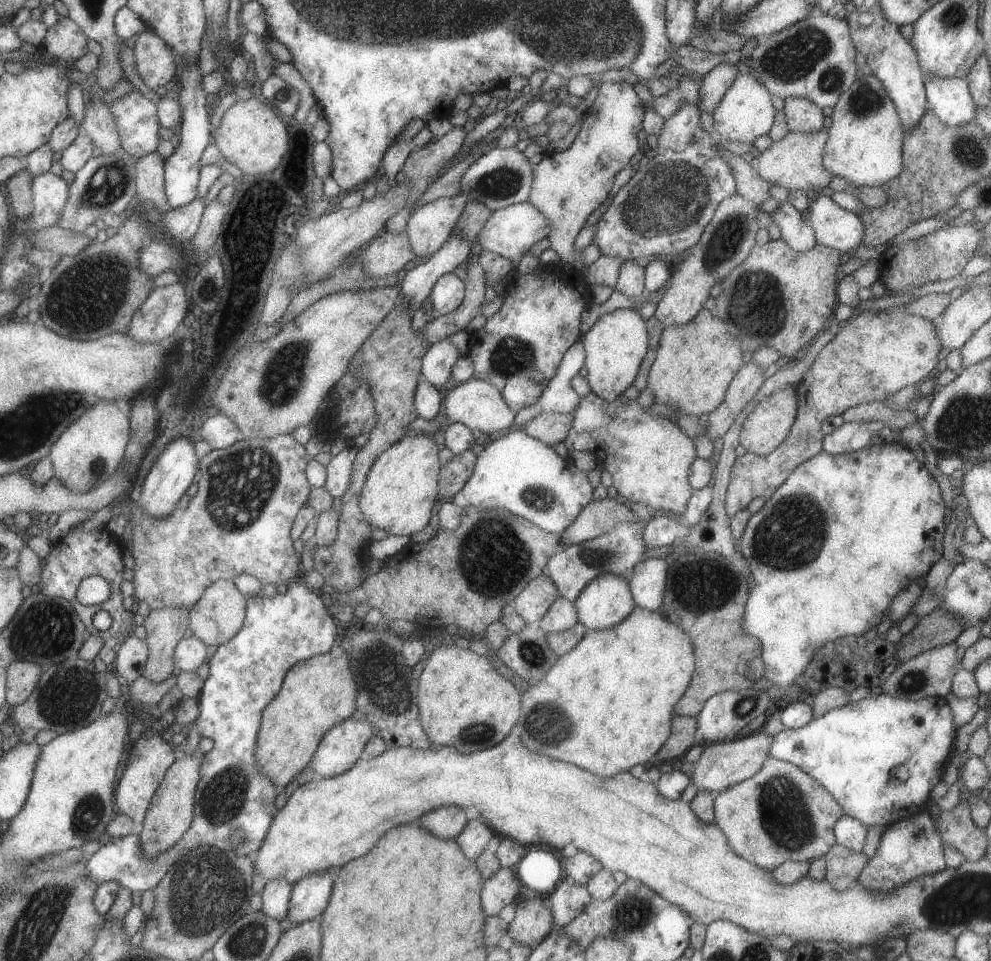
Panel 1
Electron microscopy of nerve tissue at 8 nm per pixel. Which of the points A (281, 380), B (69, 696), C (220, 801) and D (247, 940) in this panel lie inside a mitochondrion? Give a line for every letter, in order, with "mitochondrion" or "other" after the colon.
A: mitochondrion
B: mitochondrion
C: mitochondrion
D: mitochondrion

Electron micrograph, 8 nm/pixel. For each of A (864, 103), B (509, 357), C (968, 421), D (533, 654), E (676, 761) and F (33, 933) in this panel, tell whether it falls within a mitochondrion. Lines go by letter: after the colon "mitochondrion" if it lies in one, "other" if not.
A: mitochondrion
B: mitochondrion
C: mitochondrion
D: mitochondrion
E: other
F: mitochondrion

